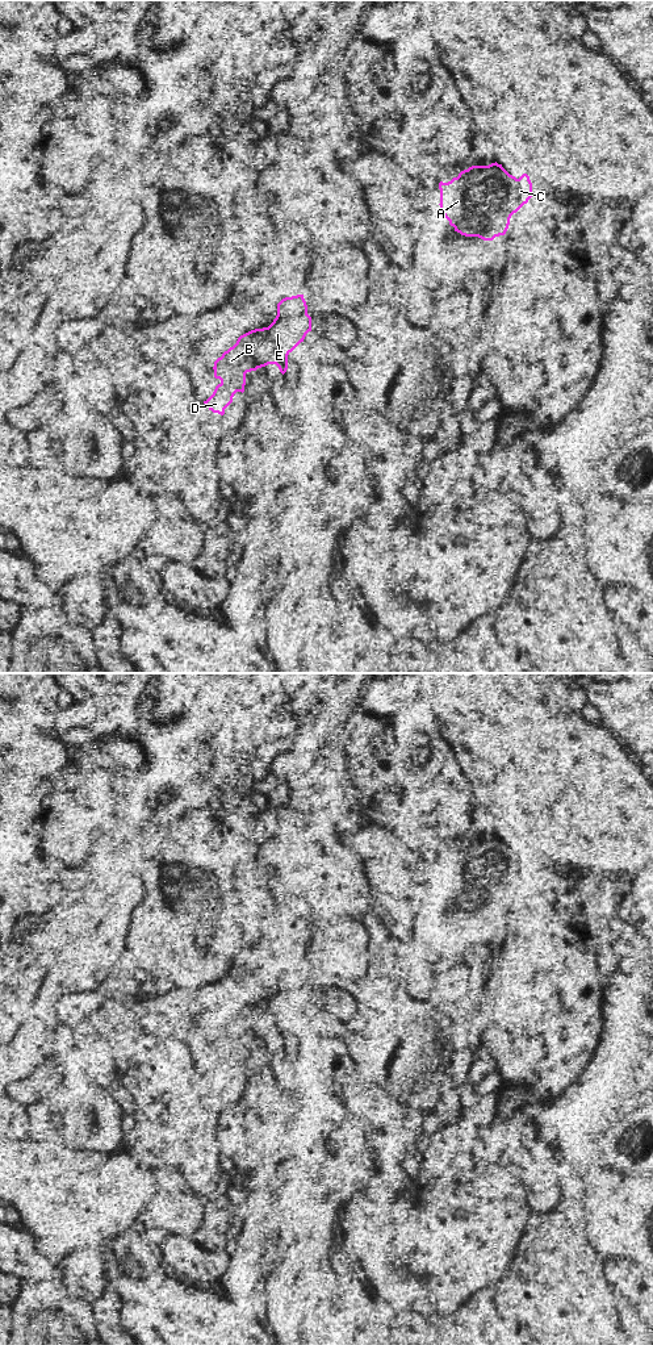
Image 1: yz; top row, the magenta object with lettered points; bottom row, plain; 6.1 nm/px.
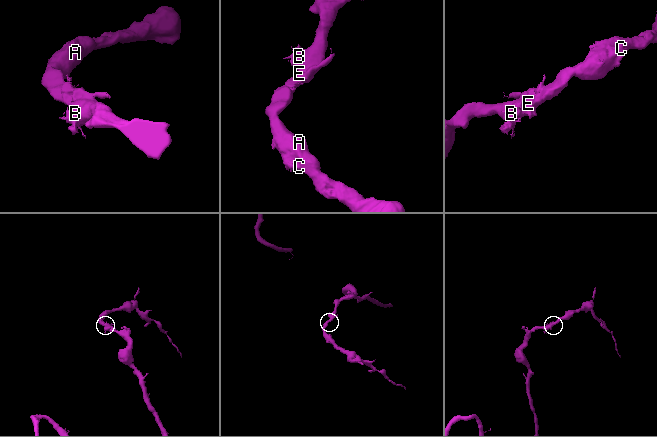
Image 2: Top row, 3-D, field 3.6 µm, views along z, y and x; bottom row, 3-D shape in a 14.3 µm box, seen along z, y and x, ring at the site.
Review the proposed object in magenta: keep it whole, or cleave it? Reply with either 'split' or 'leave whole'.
leave whole

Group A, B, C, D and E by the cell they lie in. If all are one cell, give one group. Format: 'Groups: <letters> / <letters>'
Groups: A B C D E

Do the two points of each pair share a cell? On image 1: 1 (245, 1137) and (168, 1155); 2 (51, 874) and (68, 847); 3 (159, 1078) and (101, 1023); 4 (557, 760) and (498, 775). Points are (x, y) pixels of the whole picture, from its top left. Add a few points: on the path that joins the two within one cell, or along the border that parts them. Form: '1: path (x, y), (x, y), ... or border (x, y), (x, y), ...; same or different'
1: border (222, 1112), (218, 1120), (221, 1173); different
2: border (47, 855), (74, 869); different
3: border (130, 1016), (107, 1036); different
4: path (543, 765), (513, 765); same

